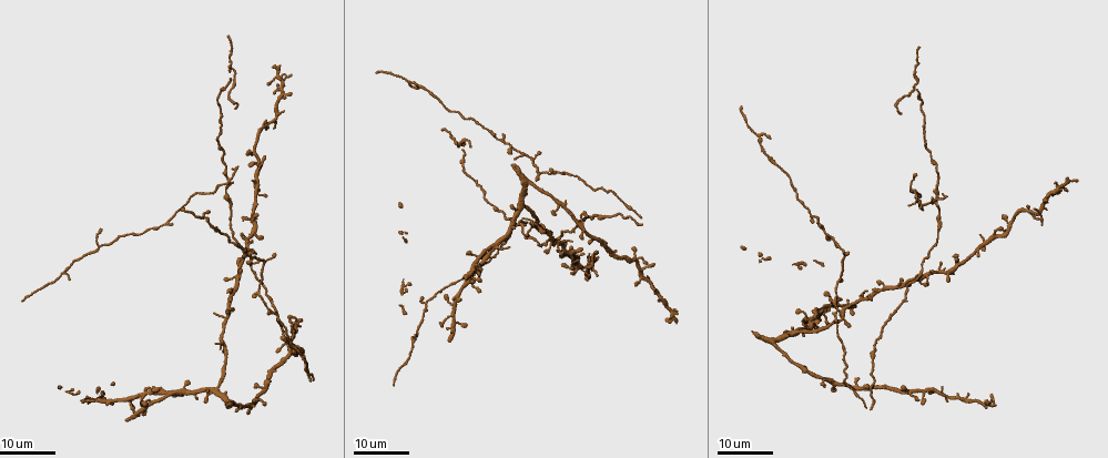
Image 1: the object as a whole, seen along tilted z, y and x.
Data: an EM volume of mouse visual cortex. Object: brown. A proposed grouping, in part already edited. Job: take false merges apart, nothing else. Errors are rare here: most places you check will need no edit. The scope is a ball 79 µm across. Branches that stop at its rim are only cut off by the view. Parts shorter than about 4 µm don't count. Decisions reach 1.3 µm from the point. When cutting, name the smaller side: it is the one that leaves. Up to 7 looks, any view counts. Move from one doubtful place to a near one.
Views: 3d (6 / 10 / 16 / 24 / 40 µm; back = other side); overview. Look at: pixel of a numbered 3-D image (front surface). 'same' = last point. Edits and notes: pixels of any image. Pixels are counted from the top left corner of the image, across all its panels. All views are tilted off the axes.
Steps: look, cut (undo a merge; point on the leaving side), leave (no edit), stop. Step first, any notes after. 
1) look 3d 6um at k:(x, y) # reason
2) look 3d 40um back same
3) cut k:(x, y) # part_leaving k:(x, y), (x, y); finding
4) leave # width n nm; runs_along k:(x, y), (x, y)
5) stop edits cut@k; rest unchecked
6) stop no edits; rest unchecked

look 3d 16um at 1:(165, 395) # three-way junction

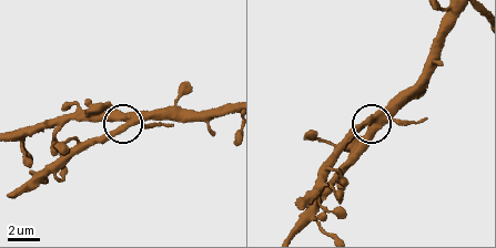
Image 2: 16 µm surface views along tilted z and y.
look 3d 10um at 2:(373, 122) # closer look

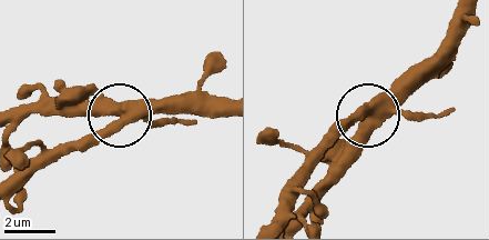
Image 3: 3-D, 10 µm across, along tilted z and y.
leave # one neuron here

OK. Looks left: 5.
look 3d 16um at 1:(517, 224) # looks like a crossing

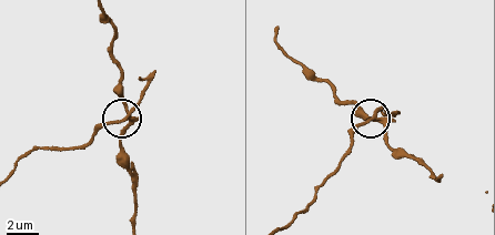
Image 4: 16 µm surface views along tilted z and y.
look 3d 6um at 4:(375, 116) # zoom in

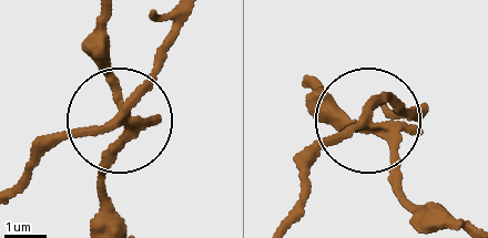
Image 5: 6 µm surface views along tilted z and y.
cut 5:(57, 142) # side_arm 39 um; part_leaving 5:(117, 123), (68, 141), (23, 176); two neurons meet here

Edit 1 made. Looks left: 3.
look overview # see it whole again

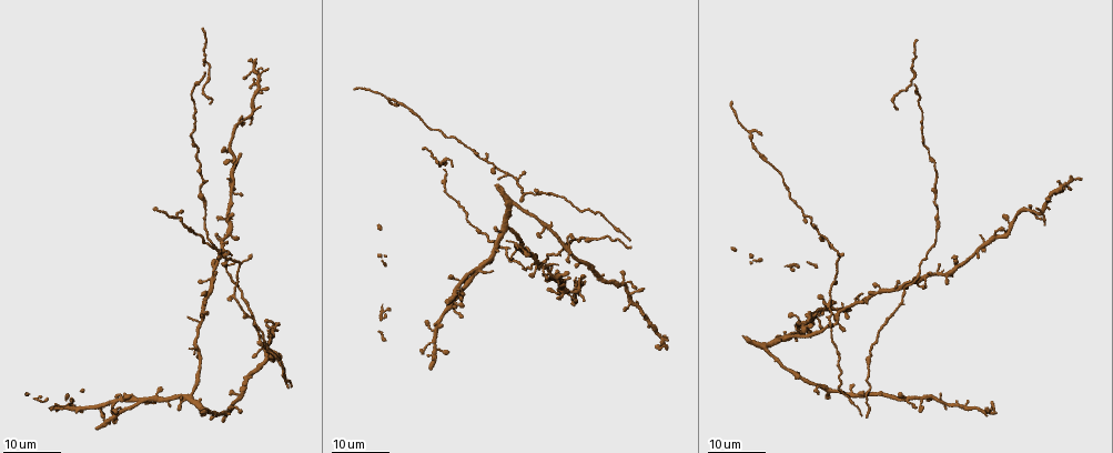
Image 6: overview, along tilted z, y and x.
look 3d 16um at 6:(387, 100) # thick turns thin

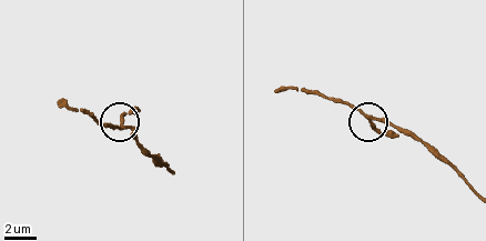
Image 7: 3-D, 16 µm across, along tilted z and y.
look 3d 6um at 7:(370, 118)

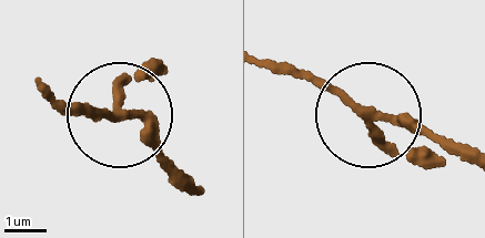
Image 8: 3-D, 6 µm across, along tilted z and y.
leave # arms 3; runs_along 8:(191, 183), (144, 127), (70, 101); all the same neuron

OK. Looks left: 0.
stop edits cut@5; rest unchecked

